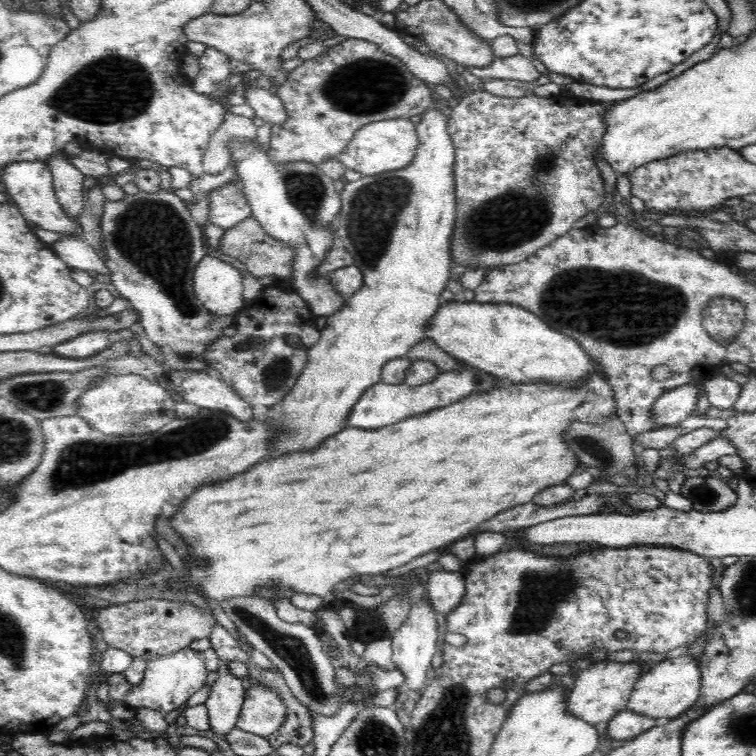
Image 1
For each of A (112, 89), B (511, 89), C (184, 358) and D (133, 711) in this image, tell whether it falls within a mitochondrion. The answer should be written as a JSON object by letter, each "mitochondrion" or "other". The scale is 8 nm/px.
{"A":"mitochondrion","B":"other","C":"mitochondrion","D":"other"}

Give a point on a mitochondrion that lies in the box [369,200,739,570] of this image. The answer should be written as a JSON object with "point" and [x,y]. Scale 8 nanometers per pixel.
{"point":[625,309]}

